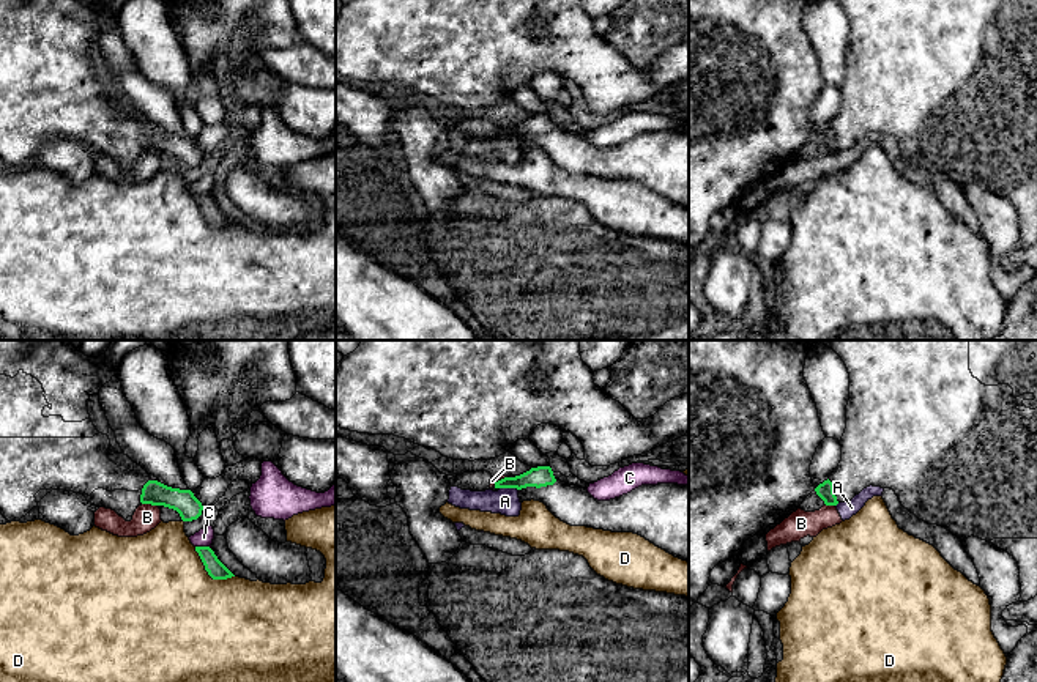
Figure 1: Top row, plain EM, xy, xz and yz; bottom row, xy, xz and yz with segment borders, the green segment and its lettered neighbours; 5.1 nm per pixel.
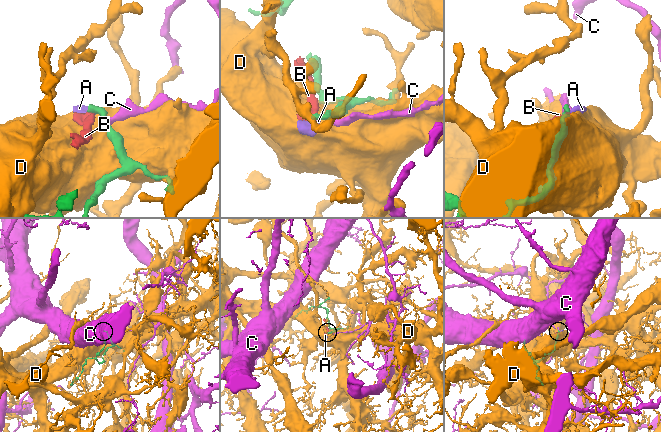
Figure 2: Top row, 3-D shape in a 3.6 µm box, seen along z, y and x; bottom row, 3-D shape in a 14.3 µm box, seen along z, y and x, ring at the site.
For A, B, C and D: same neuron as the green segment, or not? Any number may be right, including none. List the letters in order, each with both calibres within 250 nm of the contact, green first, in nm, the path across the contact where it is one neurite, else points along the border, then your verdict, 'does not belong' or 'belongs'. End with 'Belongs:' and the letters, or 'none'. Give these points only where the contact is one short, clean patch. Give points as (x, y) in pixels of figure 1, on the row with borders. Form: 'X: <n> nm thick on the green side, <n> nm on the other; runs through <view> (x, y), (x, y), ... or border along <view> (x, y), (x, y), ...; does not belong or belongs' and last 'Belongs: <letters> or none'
A: 110 nm thick on the green side, 140 nm on the other; border along xz (500, 487), (514, 487), (517, 490); does not belong
B: 120 nm thick on the green side, 140 nm on the other; border along xy (142, 503), (156, 506); does not belong
C: 90 nm thick on the green side, 90 nm on the other; border along xy (196, 545), (207, 545), (210, 548); does not belong
D: 90 nm thick on the green side, 500 nm on the other; does not belong
Belongs: none

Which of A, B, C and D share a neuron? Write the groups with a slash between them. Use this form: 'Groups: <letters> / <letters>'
Groups: A B / C / D

